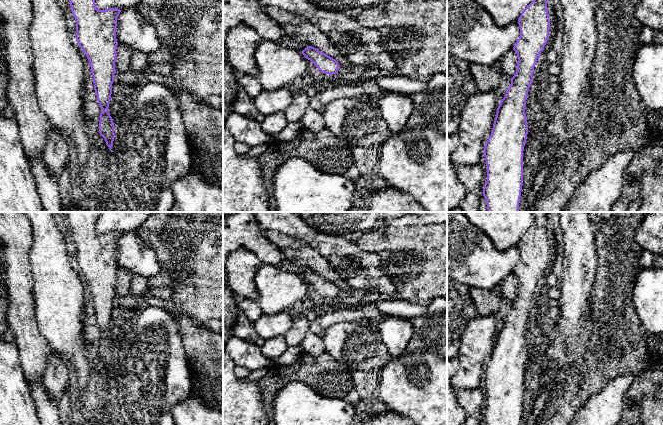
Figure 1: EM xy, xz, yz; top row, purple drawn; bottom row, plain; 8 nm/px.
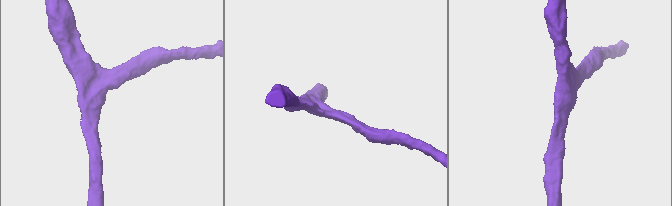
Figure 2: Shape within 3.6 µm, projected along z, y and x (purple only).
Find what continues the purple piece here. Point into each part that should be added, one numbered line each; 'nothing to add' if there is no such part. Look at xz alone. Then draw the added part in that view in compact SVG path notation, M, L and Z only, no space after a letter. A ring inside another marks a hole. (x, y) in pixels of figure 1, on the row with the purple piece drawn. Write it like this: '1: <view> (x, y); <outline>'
nothing to add

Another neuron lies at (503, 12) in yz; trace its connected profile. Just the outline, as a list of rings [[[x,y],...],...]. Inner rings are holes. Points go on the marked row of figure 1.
[[[473,0],[485,9],[496,25],[505,27],[517,22],[522,11],[533,0]]]

